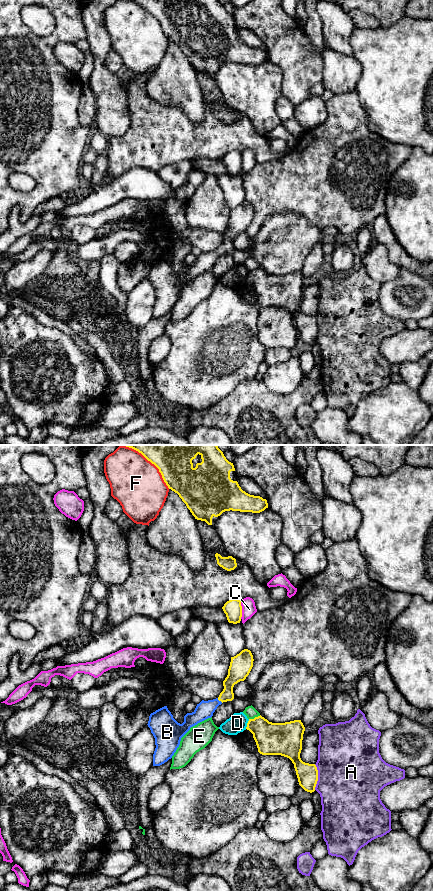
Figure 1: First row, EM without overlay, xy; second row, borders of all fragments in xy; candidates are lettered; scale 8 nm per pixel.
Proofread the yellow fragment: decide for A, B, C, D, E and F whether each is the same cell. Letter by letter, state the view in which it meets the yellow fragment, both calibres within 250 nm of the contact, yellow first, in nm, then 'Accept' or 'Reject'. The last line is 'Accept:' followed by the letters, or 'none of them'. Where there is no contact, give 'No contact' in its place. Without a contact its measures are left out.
A: Touches yellow in xy. Thickness 170 nm (yellow) against 500 nm. Reject
B: Touches yellow in xy. Thickness 130 nm (yellow) against 140 nm. Accept
C: Touches yellow in xy. Thickness 140 nm (yellow) against 110 nm. Reject
D: Touches yellow in xy. Thickness 260 nm (yellow) against 150 nm. Reject
E: Touches yellow in xy. Thickness 260 nm (yellow) against 90 nm. Reject
F: Touches yellow in xy. Thickness 280 nm (yellow) against 400 nm. Reject
Accept: B

